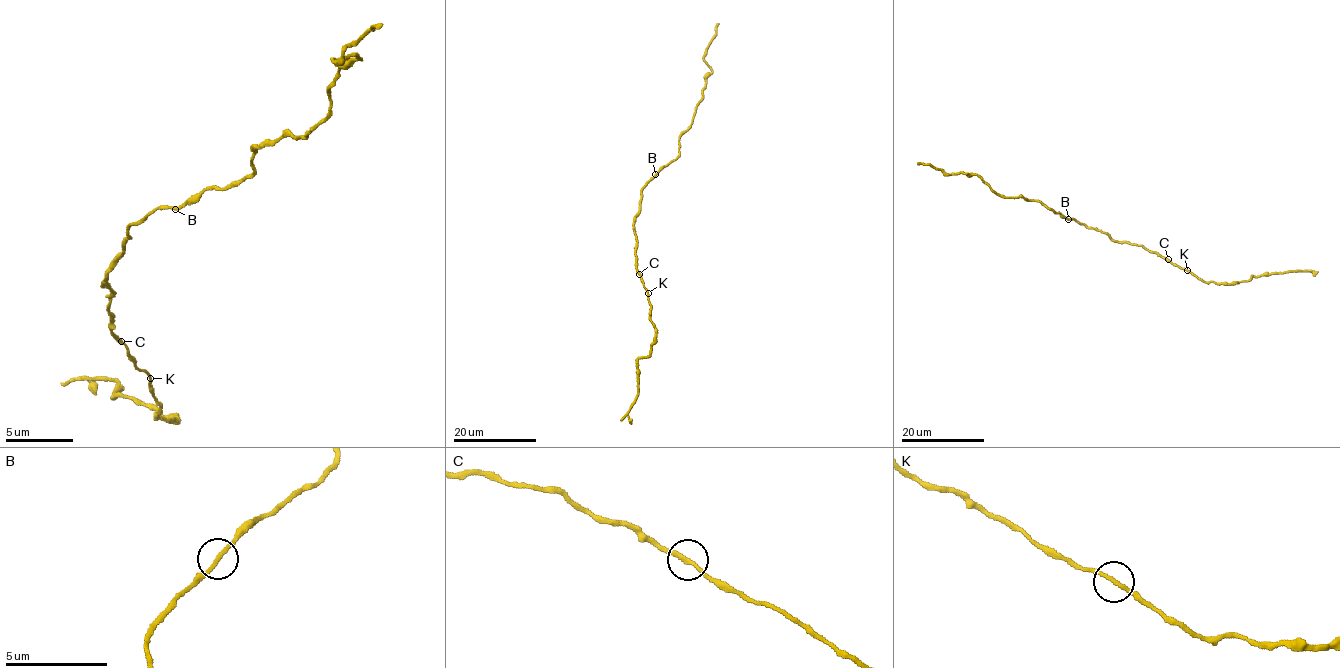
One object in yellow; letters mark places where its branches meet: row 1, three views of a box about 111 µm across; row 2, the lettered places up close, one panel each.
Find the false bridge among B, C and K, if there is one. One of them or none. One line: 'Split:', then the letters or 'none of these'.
Split: K

